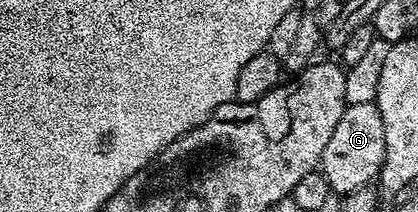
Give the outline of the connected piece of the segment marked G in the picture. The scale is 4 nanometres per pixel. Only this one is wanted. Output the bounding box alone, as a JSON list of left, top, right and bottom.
[320,101,385,196]

